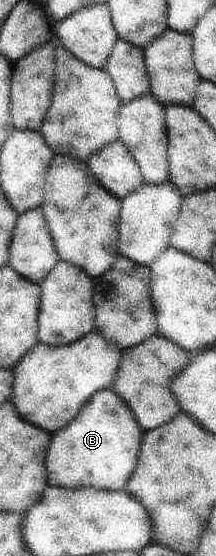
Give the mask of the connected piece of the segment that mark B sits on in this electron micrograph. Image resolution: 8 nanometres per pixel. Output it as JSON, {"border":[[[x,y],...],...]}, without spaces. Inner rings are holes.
{"border":[[[114,390],[100,391],[100,395],[84,407],[76,423],[70,423],[64,431],[60,431],[60,435],[55,434],[52,438],[52,451],[48,450],[47,457],[48,485],[72,489],[126,489],[142,443],[142,429],[130,409]]]}

